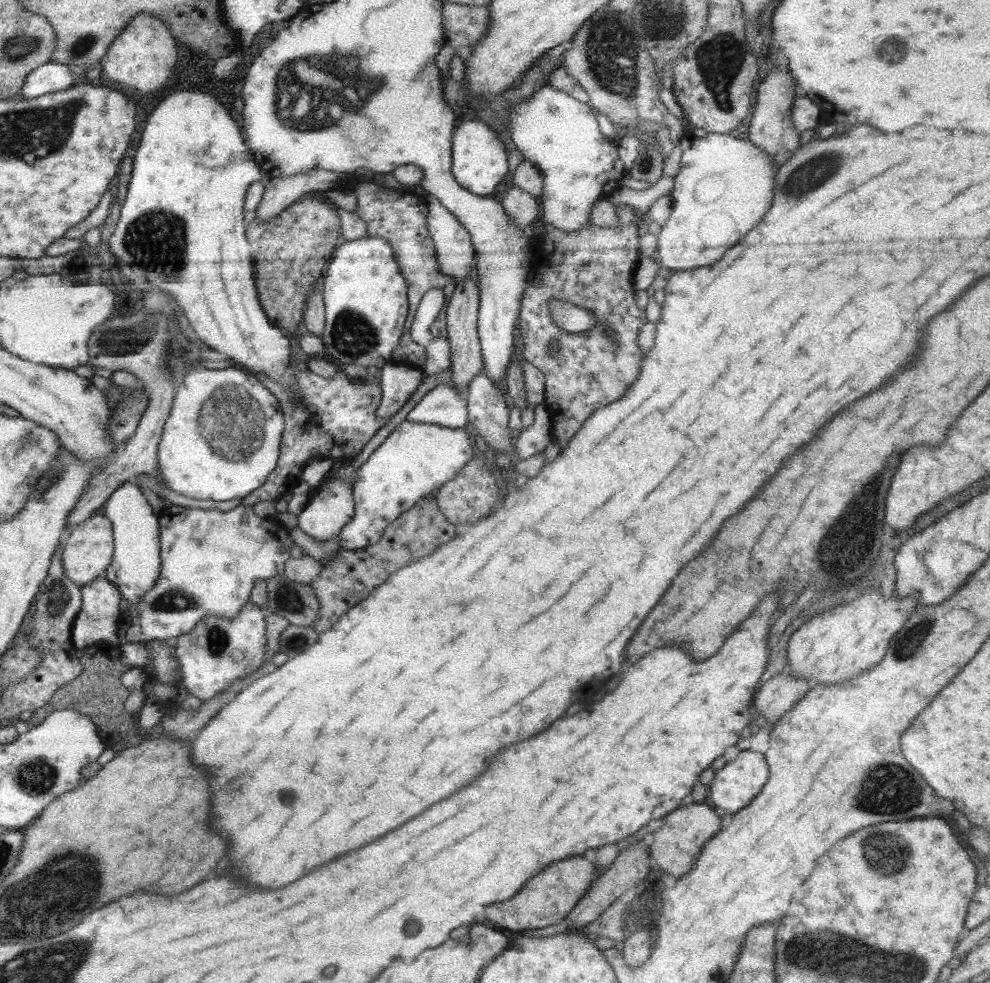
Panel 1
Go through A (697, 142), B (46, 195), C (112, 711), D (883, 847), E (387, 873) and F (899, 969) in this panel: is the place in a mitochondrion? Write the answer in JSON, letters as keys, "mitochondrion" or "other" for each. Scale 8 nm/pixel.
{"A":"other","B":"other","C":"mitochondrion","D":"mitochondrion","E":"other","F":"mitochondrion"}

